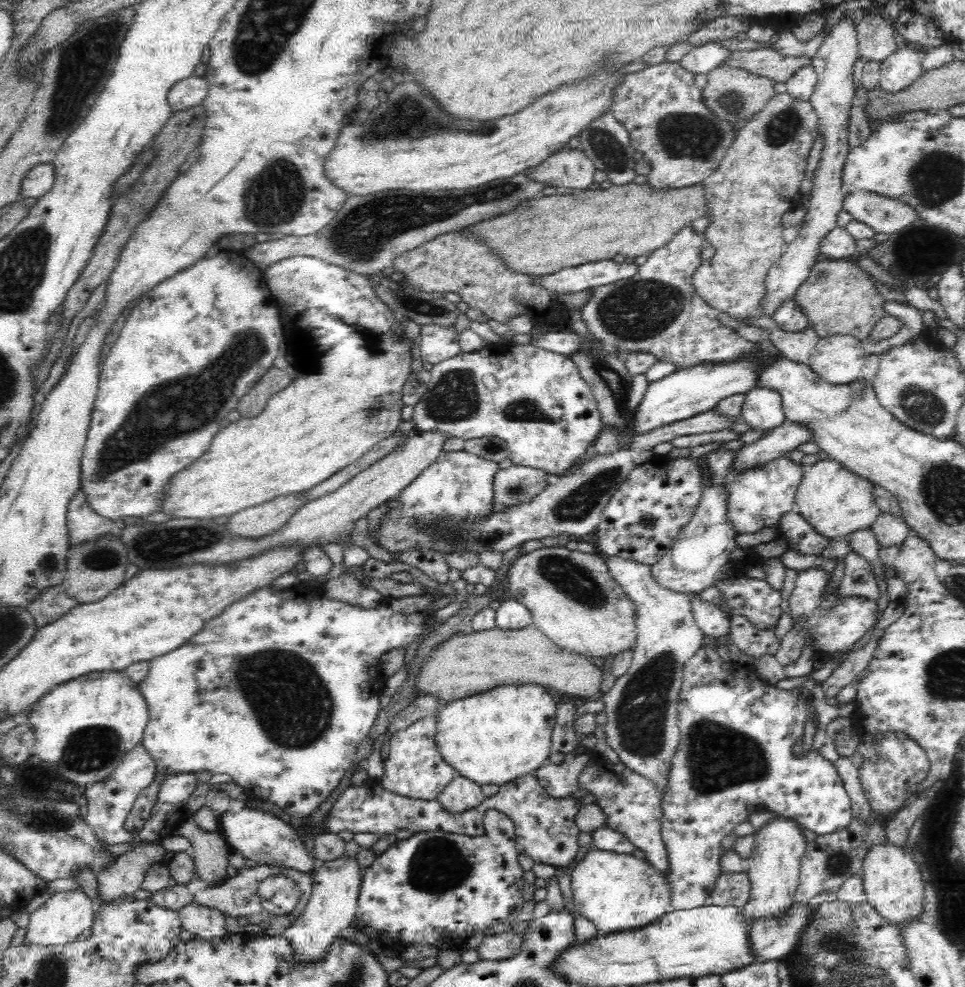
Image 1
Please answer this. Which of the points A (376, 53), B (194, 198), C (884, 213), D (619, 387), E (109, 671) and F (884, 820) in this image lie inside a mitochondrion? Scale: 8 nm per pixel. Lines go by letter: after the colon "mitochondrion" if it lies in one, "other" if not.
A: other
B: other
C: mitochondrion
D: mitochondrion
E: other
F: other

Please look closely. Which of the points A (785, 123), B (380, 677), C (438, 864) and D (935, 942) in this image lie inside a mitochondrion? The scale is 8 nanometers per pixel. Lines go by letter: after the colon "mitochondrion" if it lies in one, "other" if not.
A: mitochondrion
B: other
C: mitochondrion
D: other

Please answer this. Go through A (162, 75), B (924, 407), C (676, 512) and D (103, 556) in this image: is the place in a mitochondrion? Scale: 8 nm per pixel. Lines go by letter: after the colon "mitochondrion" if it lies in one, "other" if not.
A: other
B: mitochondrion
C: other
D: mitochondrion

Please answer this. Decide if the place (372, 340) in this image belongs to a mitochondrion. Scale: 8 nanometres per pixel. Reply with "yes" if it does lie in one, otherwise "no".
no

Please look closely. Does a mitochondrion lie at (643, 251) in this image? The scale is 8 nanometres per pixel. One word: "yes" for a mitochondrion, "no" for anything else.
no

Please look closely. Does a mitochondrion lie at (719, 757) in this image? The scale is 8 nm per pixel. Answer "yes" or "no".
yes

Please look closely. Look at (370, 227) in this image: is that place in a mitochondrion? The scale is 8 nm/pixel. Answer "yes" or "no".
yes

